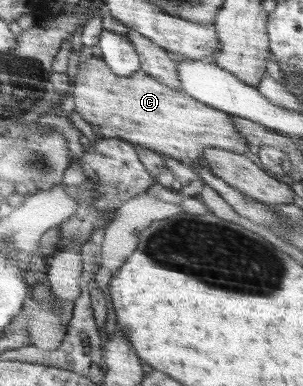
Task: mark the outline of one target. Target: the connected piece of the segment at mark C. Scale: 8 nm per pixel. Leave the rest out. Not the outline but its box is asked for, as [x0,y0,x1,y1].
[69,57,249,163]

